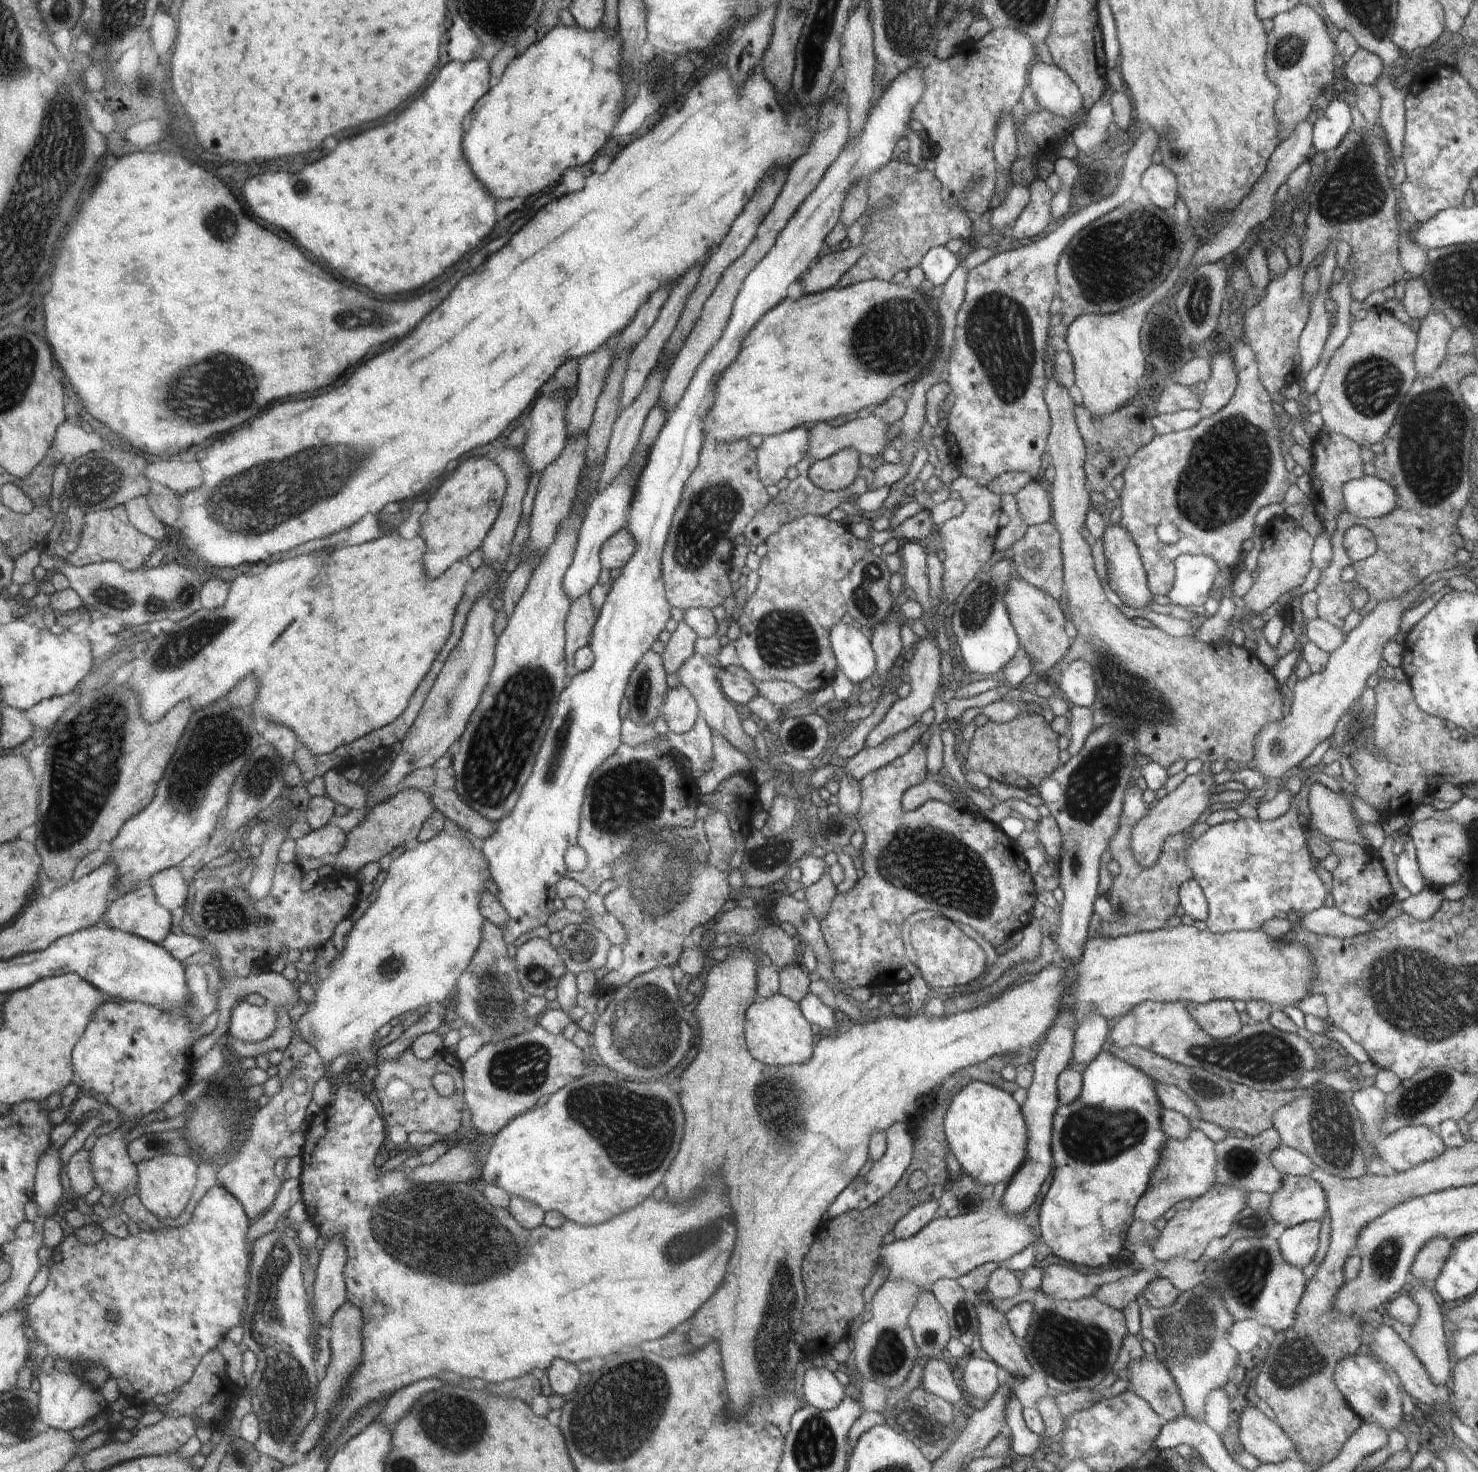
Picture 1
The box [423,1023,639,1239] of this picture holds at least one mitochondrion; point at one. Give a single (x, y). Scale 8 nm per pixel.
(520, 1068)

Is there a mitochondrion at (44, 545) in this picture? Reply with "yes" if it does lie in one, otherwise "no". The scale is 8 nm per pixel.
no

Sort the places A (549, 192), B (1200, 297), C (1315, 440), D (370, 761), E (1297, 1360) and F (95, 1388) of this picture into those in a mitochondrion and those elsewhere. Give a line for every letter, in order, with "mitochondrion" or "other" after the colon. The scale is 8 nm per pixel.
A: other
B: mitochondrion
C: other
D: other
E: mitochondrion
F: other

